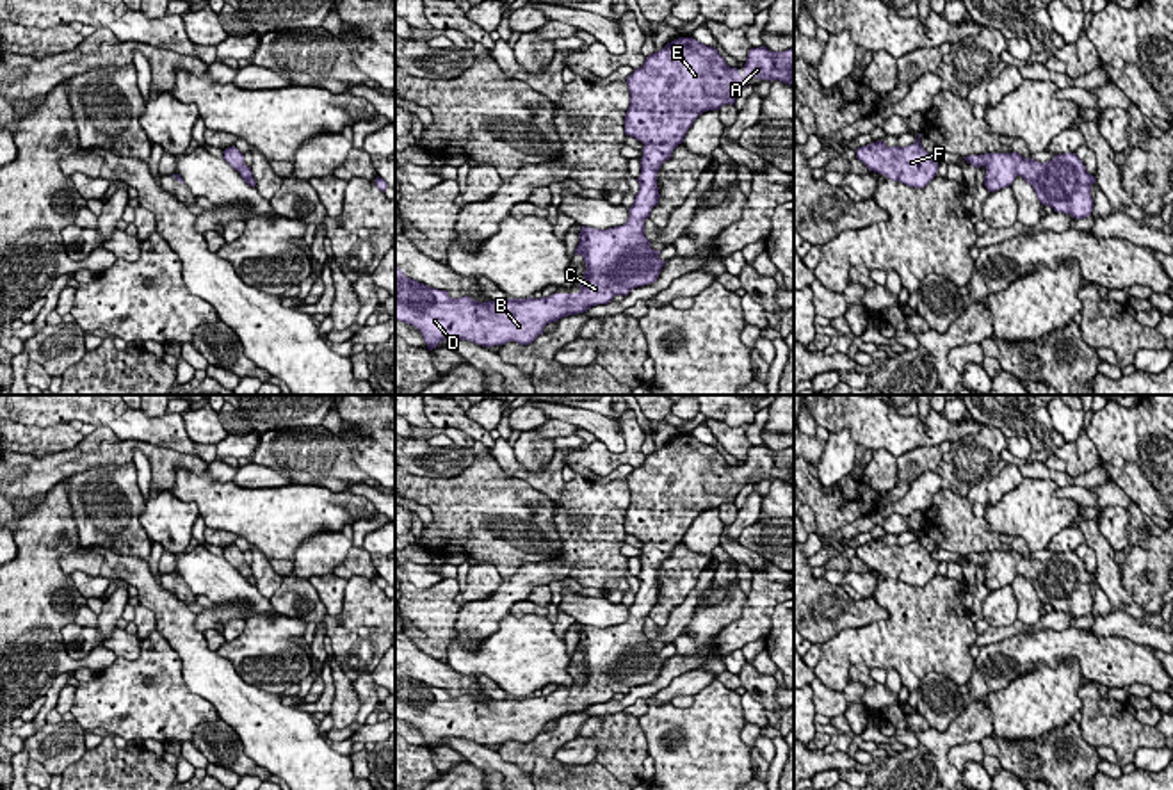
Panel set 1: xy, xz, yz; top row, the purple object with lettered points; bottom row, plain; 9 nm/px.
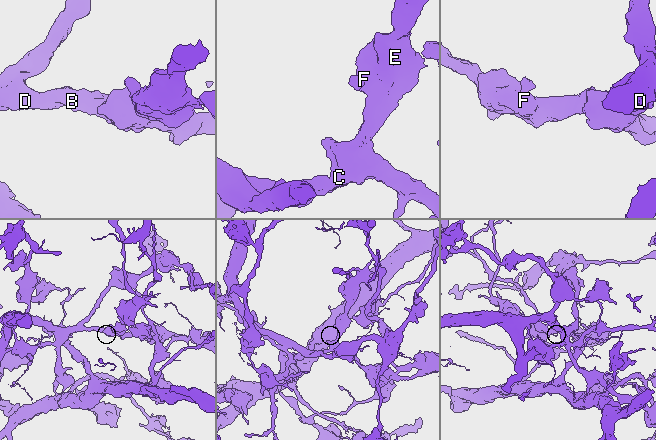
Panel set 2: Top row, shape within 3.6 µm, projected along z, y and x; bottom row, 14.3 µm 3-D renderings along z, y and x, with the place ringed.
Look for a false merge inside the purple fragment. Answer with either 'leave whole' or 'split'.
leave whole

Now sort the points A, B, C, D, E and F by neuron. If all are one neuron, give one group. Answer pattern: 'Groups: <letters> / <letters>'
Groups: A B C D E F

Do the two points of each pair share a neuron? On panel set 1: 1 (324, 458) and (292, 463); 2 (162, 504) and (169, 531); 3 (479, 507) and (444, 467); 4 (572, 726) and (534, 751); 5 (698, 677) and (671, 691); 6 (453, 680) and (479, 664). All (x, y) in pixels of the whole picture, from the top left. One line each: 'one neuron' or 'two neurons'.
1: one neuron
2: one neuron
3: two neurons
4: one neuron
5: one neuron
6: two neurons

